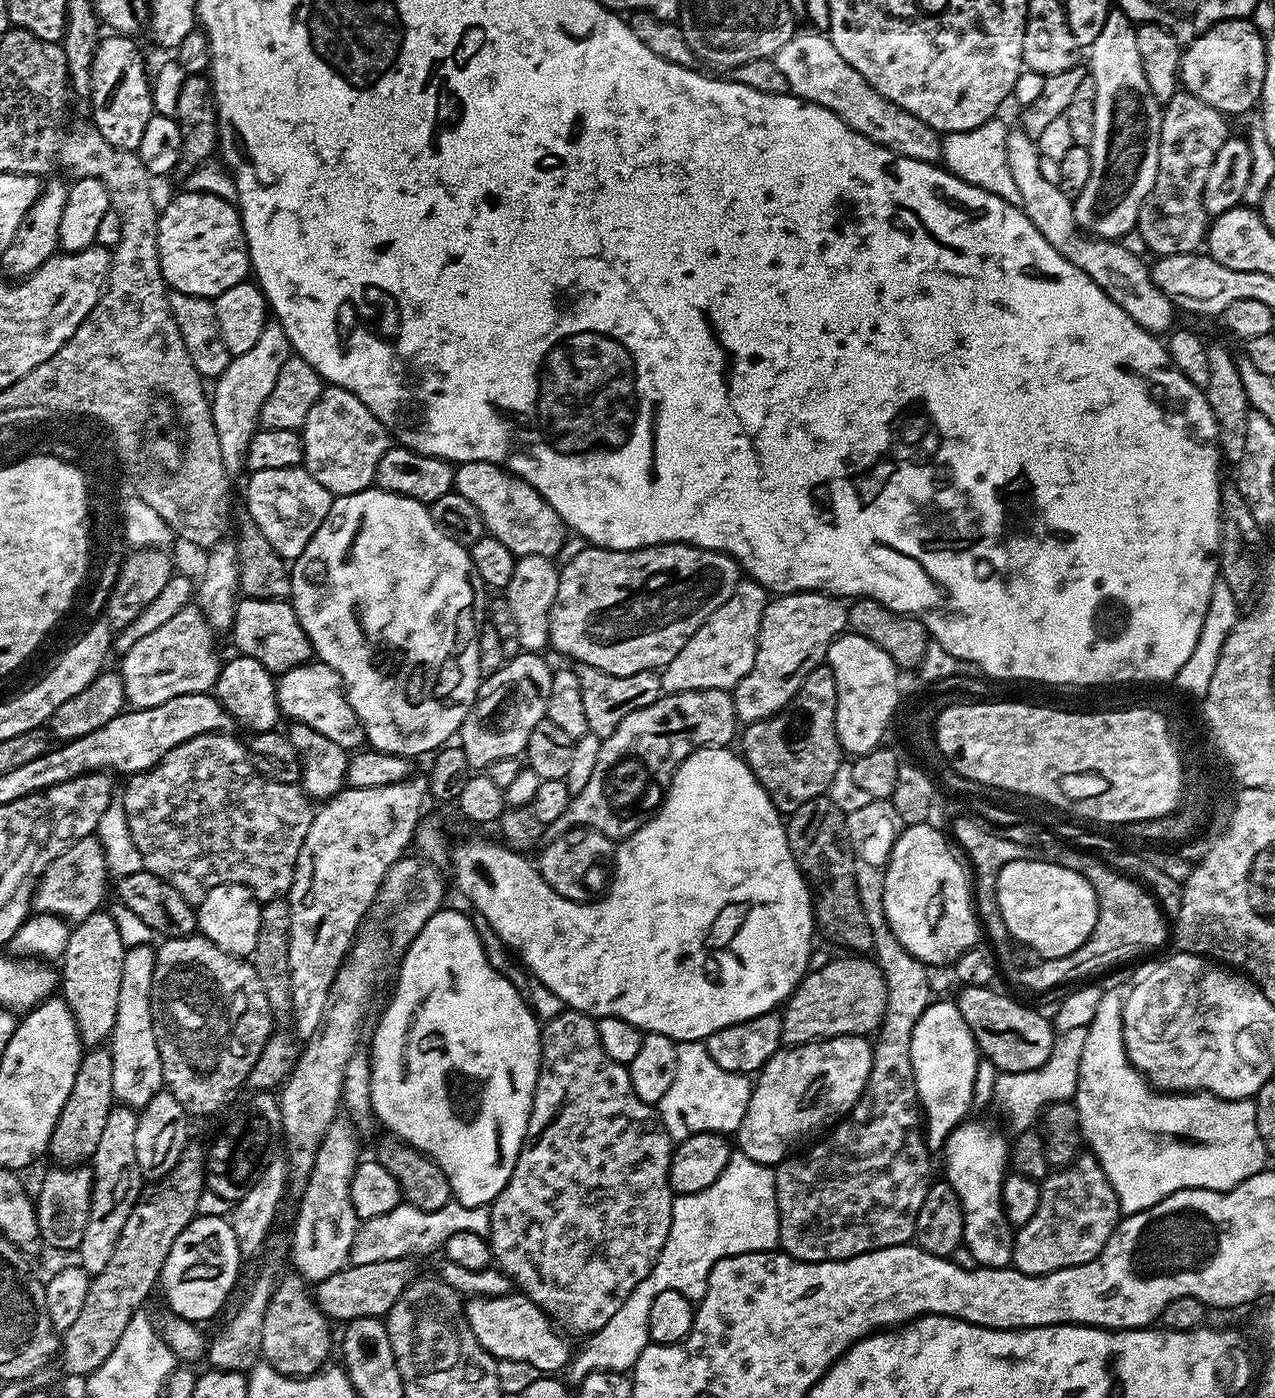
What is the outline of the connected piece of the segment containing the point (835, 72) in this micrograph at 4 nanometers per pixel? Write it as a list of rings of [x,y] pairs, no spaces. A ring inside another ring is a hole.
[[[816,30],[797,31],[796,35],[782,46],[775,54],[778,70],[782,70],[788,83],[788,92],[793,96],[801,96],[803,100],[809,100],[812,104],[826,106],[846,126],[850,126],[858,134],[870,138],[870,142],[880,144],[886,150],[890,150],[895,156],[905,156],[921,160],[927,164],[936,164],[942,156],[942,136],[935,132],[922,118],[914,118],[902,106],[894,106],[894,102],[887,100],[838,50],[834,50],[834,42],[826,34]]]

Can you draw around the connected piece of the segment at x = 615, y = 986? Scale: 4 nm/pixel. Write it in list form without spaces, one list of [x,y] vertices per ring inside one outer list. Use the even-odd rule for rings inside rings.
[[[709,746],[700,748],[697,752],[691,752],[688,757],[676,767],[676,773],[670,777],[666,784],[664,799],[660,802],[660,807],[655,812],[651,813],[641,823],[639,830],[629,836],[627,840],[619,841],[616,852],[616,873],[612,876],[612,889],[605,894],[601,900],[592,900],[589,904],[579,904],[576,898],[569,898],[562,895],[560,892],[552,889],[551,883],[545,880],[540,875],[537,865],[532,864],[527,860],[527,855],[521,854],[519,851],[513,850],[511,847],[505,846],[503,843],[491,844],[488,840],[468,840],[465,844],[460,844],[451,851],[450,866],[456,870],[456,884],[472,899],[473,909],[480,913],[482,918],[489,923],[496,932],[498,938],[504,944],[505,948],[511,950],[518,957],[519,963],[537,980],[542,982],[542,986],[550,986],[550,990],[554,990],[554,994],[558,994],[558,998],[562,998],[562,1002],[571,1011],[584,1012],[593,1018],[601,1016],[617,1016],[618,1018],[626,1018],[626,1022],[630,1022],[634,1026],[638,1026],[640,1031],[647,1034],[657,1032],[658,1034],[666,1034],[671,1040],[677,1042],[687,1042],[690,1040],[699,1040],[701,1042],[707,1040],[710,1034],[714,1034],[723,1028],[729,1028],[735,1024],[741,1024],[747,1020],[752,1020],[755,1016],[761,1016],[767,1012],[777,1011],[792,995],[793,990],[800,985],[806,973],[809,971],[810,963],[808,959],[812,956],[812,928],[814,932],[814,896],[810,891],[810,885],[804,878],[804,873],[796,865],[796,860],[792,857],[792,851],[788,845],[788,834],[786,831],[785,821],[782,819],[781,813],[777,812],[776,807],[772,805],[772,800],[766,794],[766,790],[756,781],[756,776],[748,768],[748,763],[745,762],[743,755],[737,754],[735,751],[729,750],[724,746]]]

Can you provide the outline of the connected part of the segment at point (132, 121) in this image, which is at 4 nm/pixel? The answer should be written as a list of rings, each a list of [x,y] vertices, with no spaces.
[[[108,34],[96,45],[92,59],[91,123],[110,142],[110,146],[135,150],[142,142],[146,122],[154,114],[150,72],[144,69],[144,60],[128,34]]]

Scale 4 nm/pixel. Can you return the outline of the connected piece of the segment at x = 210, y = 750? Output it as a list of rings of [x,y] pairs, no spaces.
[[[228,732],[198,734],[198,738],[190,738],[186,742],[182,742],[180,746],[174,746],[174,750],[170,750],[153,768],[147,768],[144,772],[131,773],[127,780],[128,785],[124,788],[122,803],[126,814],[126,822],[130,826],[130,834],[134,838],[134,846],[138,846],[138,854],[144,863],[143,871],[158,874],[158,878],[162,878],[170,886],[174,886],[191,905],[199,905],[200,901],[206,898],[206,894],[210,890],[214,890],[214,886],[222,886],[223,884],[246,886],[253,896],[261,902],[283,897],[291,888],[294,870],[298,862],[298,854],[302,850],[302,842],[310,830],[310,822],[314,815],[313,801],[299,783],[283,784],[280,781],[268,779],[260,773],[252,764],[249,749],[243,743],[240,745],[232,737],[232,734]]]

